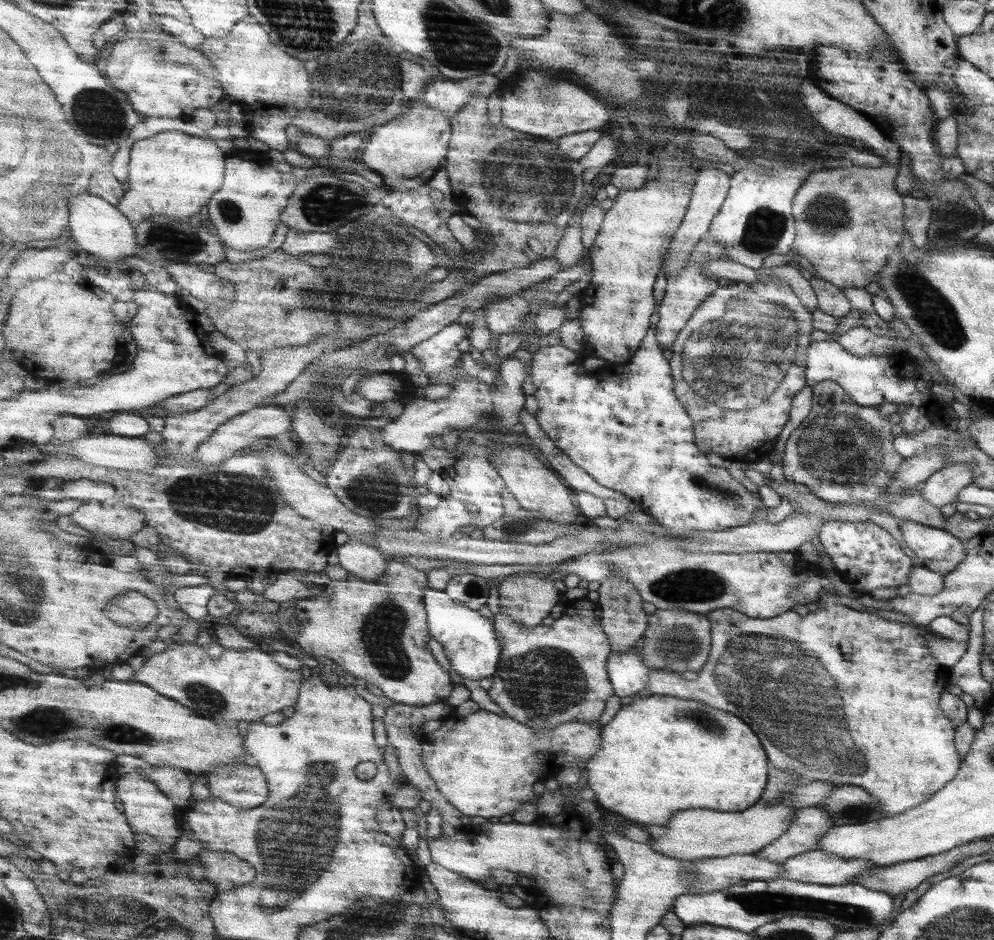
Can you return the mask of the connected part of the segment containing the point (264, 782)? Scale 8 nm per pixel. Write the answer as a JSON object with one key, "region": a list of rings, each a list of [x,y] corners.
{"region":[[[253,764],[217,768],[207,774],[211,794],[239,810],[255,810],[271,796],[271,784],[265,772]]]}

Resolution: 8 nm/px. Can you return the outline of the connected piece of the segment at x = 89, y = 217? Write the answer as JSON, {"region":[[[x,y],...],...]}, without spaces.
{"region":[[[77,192],[71,194],[69,200],[71,206],[71,226],[69,226],[69,236],[87,252],[97,256],[101,262],[115,264],[117,260],[123,260],[127,256],[135,256],[139,248],[137,240],[137,228],[133,222],[127,218],[127,214],[121,212],[119,206],[111,204],[109,200],[95,196],[91,192]]]}

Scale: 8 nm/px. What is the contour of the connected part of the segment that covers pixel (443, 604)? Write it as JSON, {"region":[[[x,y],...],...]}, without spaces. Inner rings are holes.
{"region":[[[427,588],[427,612],[431,636],[443,644],[453,670],[461,678],[481,680],[497,674],[503,656],[503,640],[499,636],[499,630],[495,628],[495,622],[481,616],[477,610],[451,600],[447,592],[439,592],[433,588]]]}

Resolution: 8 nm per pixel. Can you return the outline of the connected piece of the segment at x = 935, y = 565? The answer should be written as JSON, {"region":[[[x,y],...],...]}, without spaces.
{"region":[[[901,522],[899,530],[905,546],[919,560],[923,560],[921,568],[929,568],[931,572],[939,572],[939,576],[945,576],[965,560],[963,542],[959,542],[945,530],[933,530],[909,522]]]}

